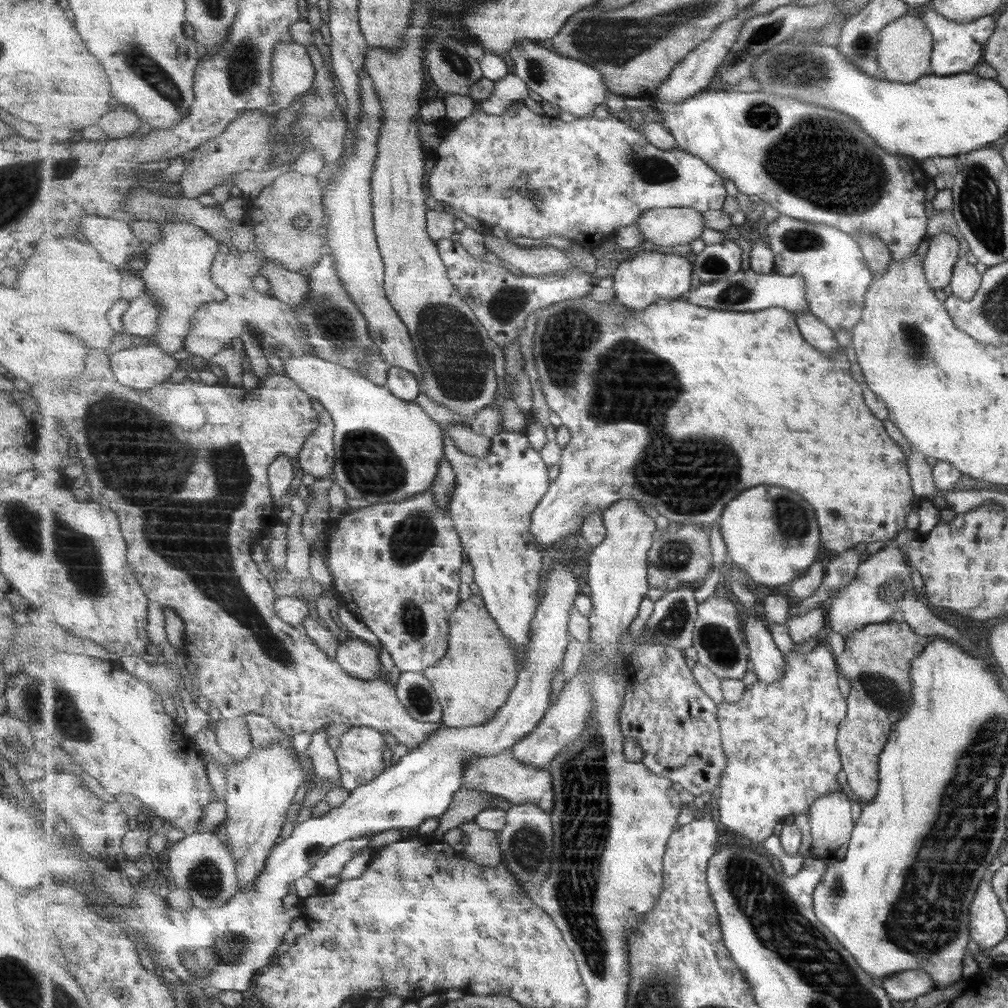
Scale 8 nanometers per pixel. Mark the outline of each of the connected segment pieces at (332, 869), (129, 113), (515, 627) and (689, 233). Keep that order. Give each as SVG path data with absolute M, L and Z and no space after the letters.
M369 836L359 837L336 844L327 851L327 854L316 862L316 866L309 871L308 876L317 884L322 884L325 879L339 876L349 860L353 860L363 848L369 846Z
M119 104L116 109L109 111L107 116L101 117L99 127L107 138L118 139L137 132L141 121L141 117L133 109Z
M501 432L492 439L487 458L465 454L449 435L445 435L444 440L445 457L451 461L456 473L457 490L450 515L473 566L484 603L503 634L513 641L521 670L532 639L532 620L541 602L541 575L548 564L546 548L538 543L530 528L533 511L553 482L549 476L550 468L541 452L531 448L523 433Z
M654 208L641 215L637 226L651 247L679 250L703 234L705 218L694 208Z

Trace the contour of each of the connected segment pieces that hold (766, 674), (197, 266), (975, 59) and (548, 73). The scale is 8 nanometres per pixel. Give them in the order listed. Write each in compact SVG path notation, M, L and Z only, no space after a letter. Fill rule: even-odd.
M750 614L744 625L757 679L769 683L780 682L788 670L788 656L777 648L766 620L760 614Z
M169 221L161 224L163 238L145 250L145 269L138 275L145 282L145 293L151 293L162 306L160 327L154 334L154 345L166 353L173 354L185 349L185 339L192 329L192 318L198 308L205 303L226 299L224 290L213 282L211 271L219 241L206 230L183 221Z
M934 11L923 14L923 24L930 32L933 48L930 52L930 72L936 76L955 75L957 72L969 72L980 64L982 48L994 29L995 15L979 17L969 23L955 23Z
M527 38L518 40L509 52L515 63L515 75L519 76L531 91L541 95L561 112L572 112L577 118L589 117L599 105L607 102L607 96L610 94L607 82L601 71L593 68L590 63L562 55L549 44Z

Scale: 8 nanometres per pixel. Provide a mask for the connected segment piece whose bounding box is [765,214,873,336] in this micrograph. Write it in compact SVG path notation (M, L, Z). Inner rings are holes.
M783 214L767 224L765 231L767 243L775 253L775 271L783 276L802 274L807 281L810 311L838 336L855 327L862 316L866 291L873 281L857 240L841 229L795 220Z

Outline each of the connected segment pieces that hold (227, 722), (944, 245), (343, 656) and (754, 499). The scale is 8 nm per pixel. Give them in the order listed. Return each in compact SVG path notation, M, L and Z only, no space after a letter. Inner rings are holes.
M222 718L216 725L218 746L227 754L236 758L237 762L245 761L254 751L252 734L248 722L243 718Z
M947 231L938 232L928 239L922 269L927 284L934 290L943 288L950 281L952 266L958 258L957 239Z
M354 637L340 643L335 660L339 661L350 675L363 680L378 679L379 672L383 670L379 651L375 650L373 645Z
M779 486L745 490L725 508L720 532L727 546L727 557L747 570L750 582L763 586L791 584L792 580L804 575L817 562L822 545L813 506L797 492ZM777 502L781 502L781 516L777 514Z

